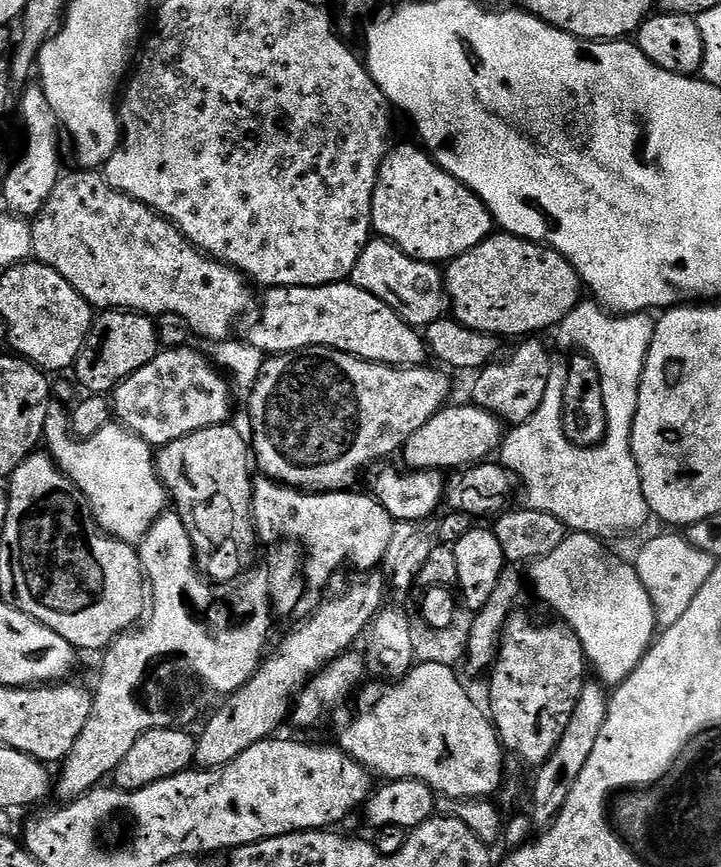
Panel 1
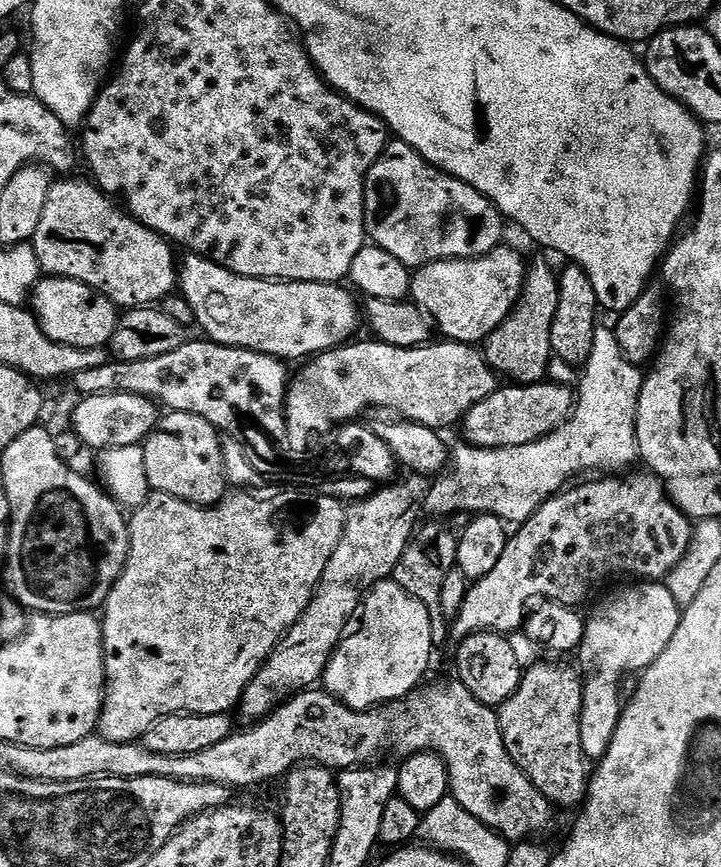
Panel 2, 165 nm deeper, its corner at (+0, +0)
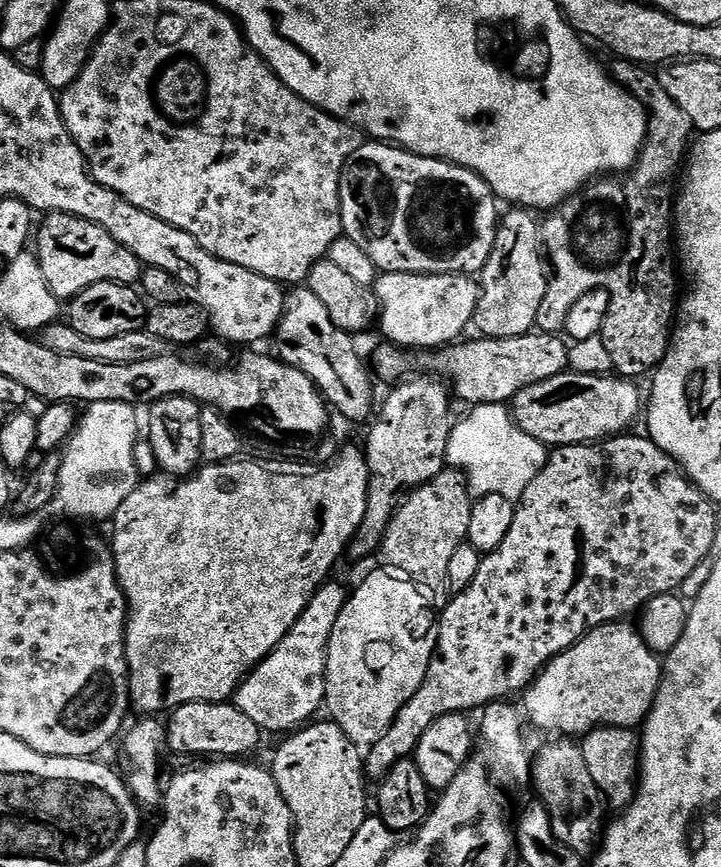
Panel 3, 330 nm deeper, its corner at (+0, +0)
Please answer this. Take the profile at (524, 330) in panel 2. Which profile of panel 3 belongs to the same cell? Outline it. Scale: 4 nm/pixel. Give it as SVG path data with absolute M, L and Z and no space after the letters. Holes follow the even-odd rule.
M513 207L512 212L503 213L496 229L494 246L490 250L490 258L486 266L478 273L480 297L476 307L476 319L474 328L477 328L481 337L489 340L501 340L502 338L518 338L527 336L536 328L538 309L542 307L542 298L546 298L546 286L548 274L546 271L546 256L542 251L540 239L539 219L535 220L533 213L527 208Z

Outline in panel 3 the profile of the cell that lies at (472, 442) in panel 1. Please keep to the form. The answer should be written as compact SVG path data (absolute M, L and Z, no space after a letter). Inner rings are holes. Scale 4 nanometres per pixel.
M565 370L554 378L538 382L511 401L514 419L520 431L530 434L540 446L591 444L623 433L642 416L640 388L628 378L616 374L597 374Z

